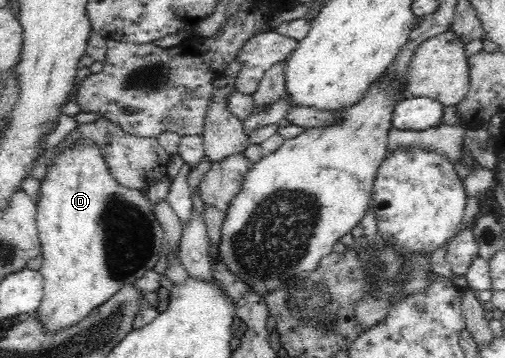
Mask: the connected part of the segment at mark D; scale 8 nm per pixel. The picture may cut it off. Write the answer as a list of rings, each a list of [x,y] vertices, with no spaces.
[[[79,143],[79,145],[71,145],[61,149],[59,155],[55,155],[55,159],[51,159],[51,165],[47,165],[46,176],[41,180],[39,195],[37,199],[37,215],[36,225],[39,230],[39,240],[41,240],[41,255],[43,263],[40,267],[40,273],[43,276],[44,294],[38,308],[32,311],[38,315],[39,324],[42,324],[44,333],[58,333],[63,329],[68,329],[71,325],[75,325],[82,321],[93,312],[93,309],[106,303],[127,283],[135,283],[137,279],[141,279],[146,271],[153,269],[157,261],[159,261],[159,253],[162,251],[162,243],[164,232],[161,224],[157,221],[156,215],[153,212],[153,207],[149,205],[147,192],[139,189],[127,188],[124,185],[119,185],[118,181],[111,175],[107,167],[102,149],[92,143]]]

